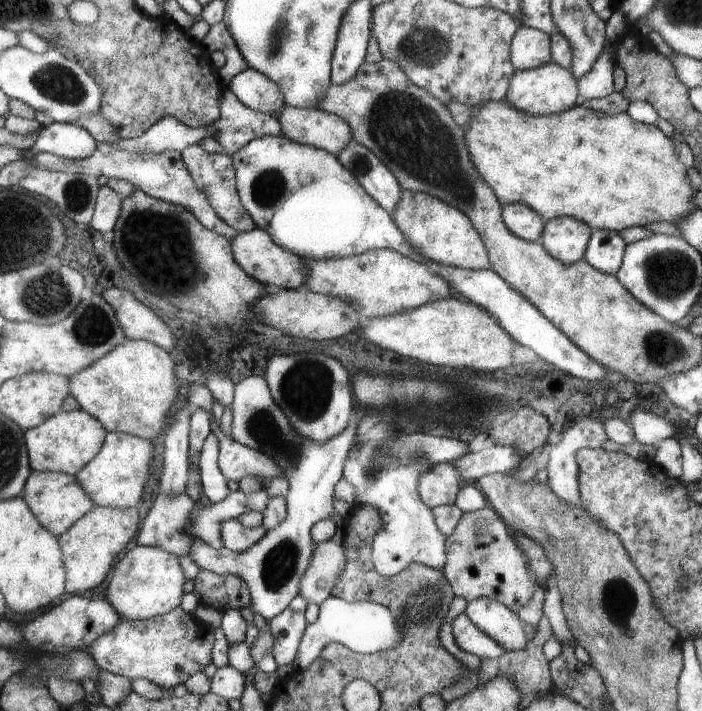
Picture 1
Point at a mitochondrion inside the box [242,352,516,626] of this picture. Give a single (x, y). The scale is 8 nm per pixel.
(262, 428)

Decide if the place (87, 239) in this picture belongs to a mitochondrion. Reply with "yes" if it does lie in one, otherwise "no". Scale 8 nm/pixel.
no

